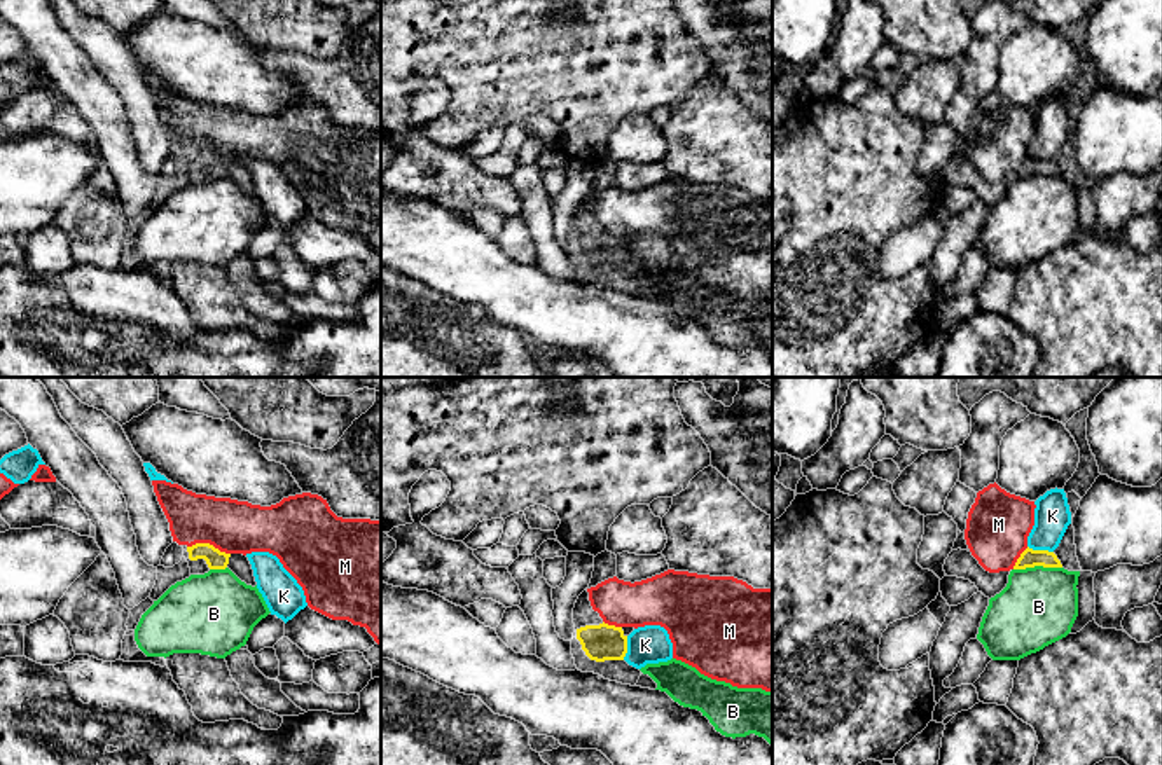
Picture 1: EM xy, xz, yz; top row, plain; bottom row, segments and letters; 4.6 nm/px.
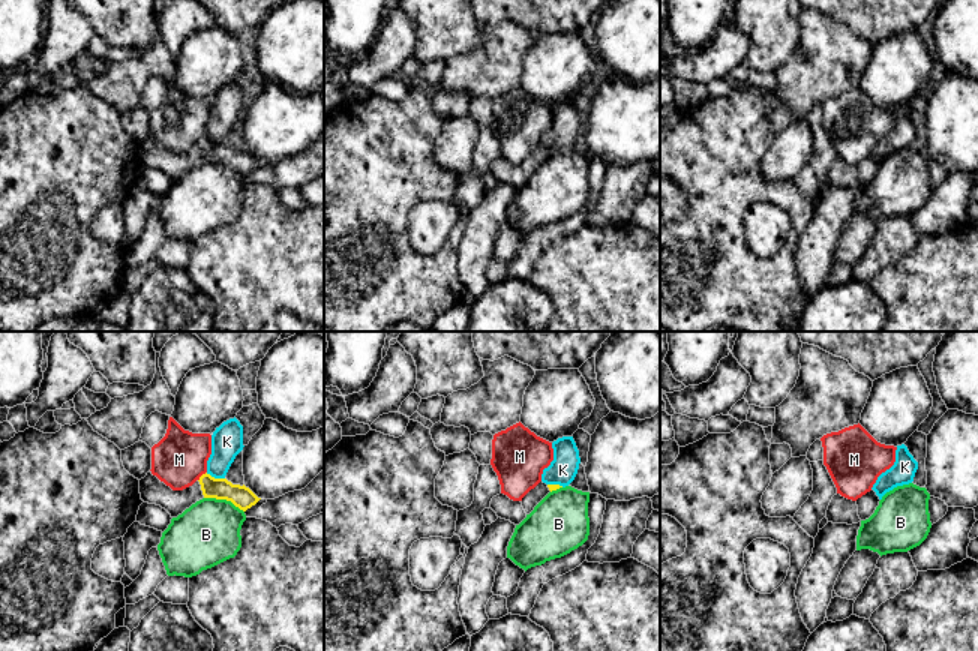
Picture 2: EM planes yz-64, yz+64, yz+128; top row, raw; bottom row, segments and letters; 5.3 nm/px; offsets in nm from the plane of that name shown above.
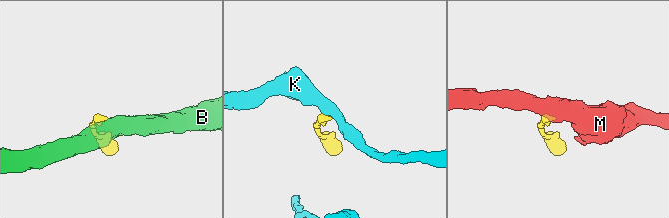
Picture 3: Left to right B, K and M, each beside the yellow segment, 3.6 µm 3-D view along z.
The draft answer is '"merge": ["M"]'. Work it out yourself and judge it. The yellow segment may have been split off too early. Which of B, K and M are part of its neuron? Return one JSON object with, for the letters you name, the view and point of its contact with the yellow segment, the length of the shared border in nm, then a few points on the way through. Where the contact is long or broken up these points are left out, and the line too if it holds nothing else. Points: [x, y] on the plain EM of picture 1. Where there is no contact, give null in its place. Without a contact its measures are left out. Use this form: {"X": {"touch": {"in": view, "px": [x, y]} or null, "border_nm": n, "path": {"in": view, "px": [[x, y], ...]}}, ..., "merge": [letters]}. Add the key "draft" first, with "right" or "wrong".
{"draft": "wrong", "merge": []}

